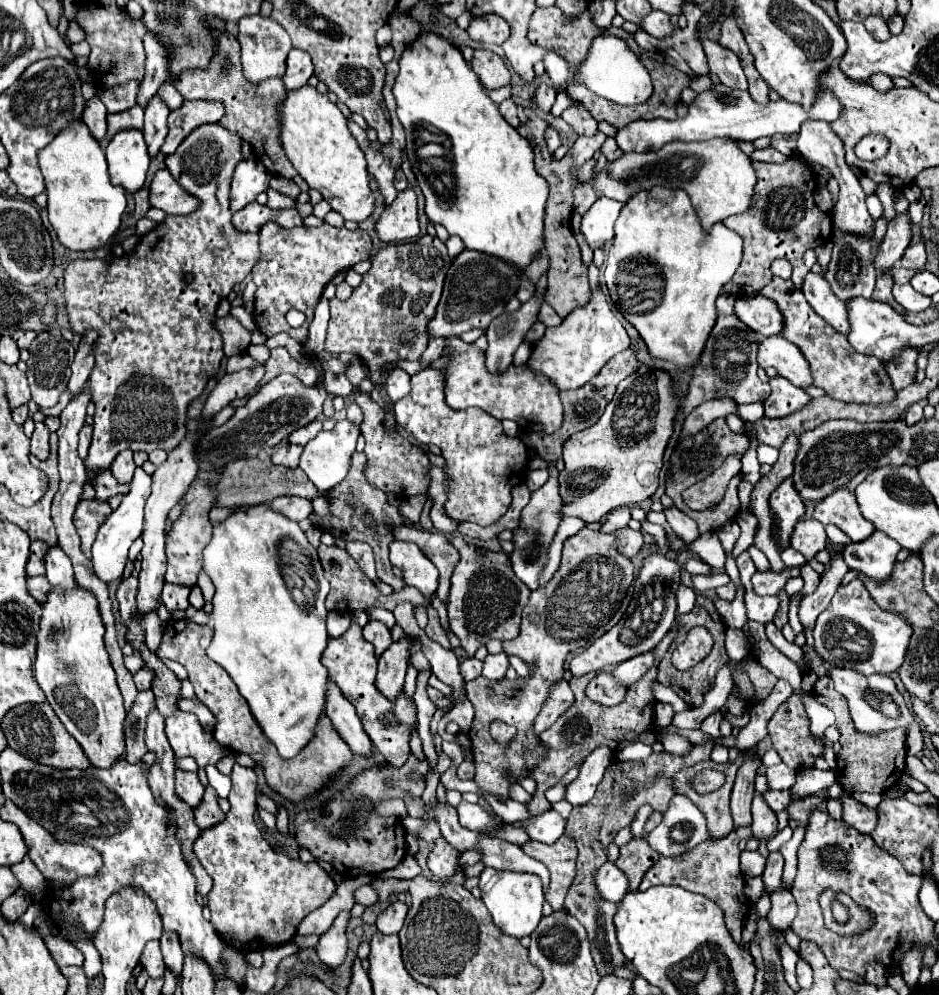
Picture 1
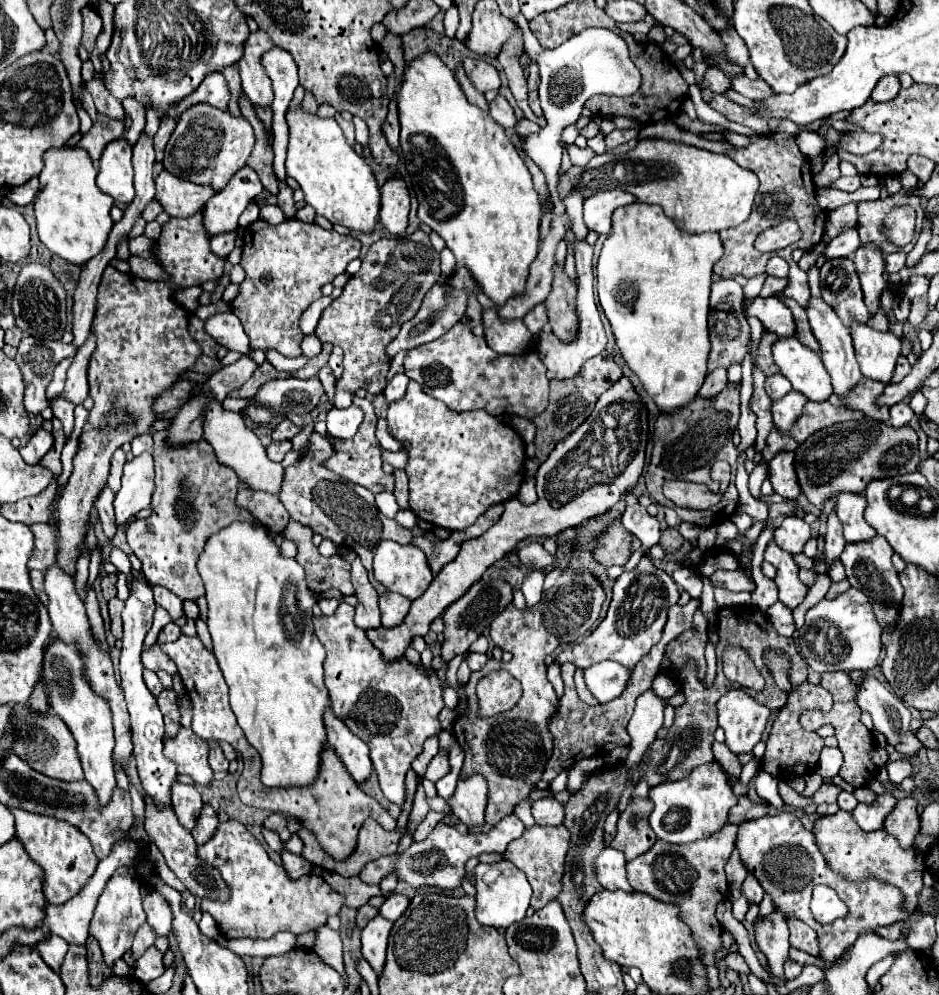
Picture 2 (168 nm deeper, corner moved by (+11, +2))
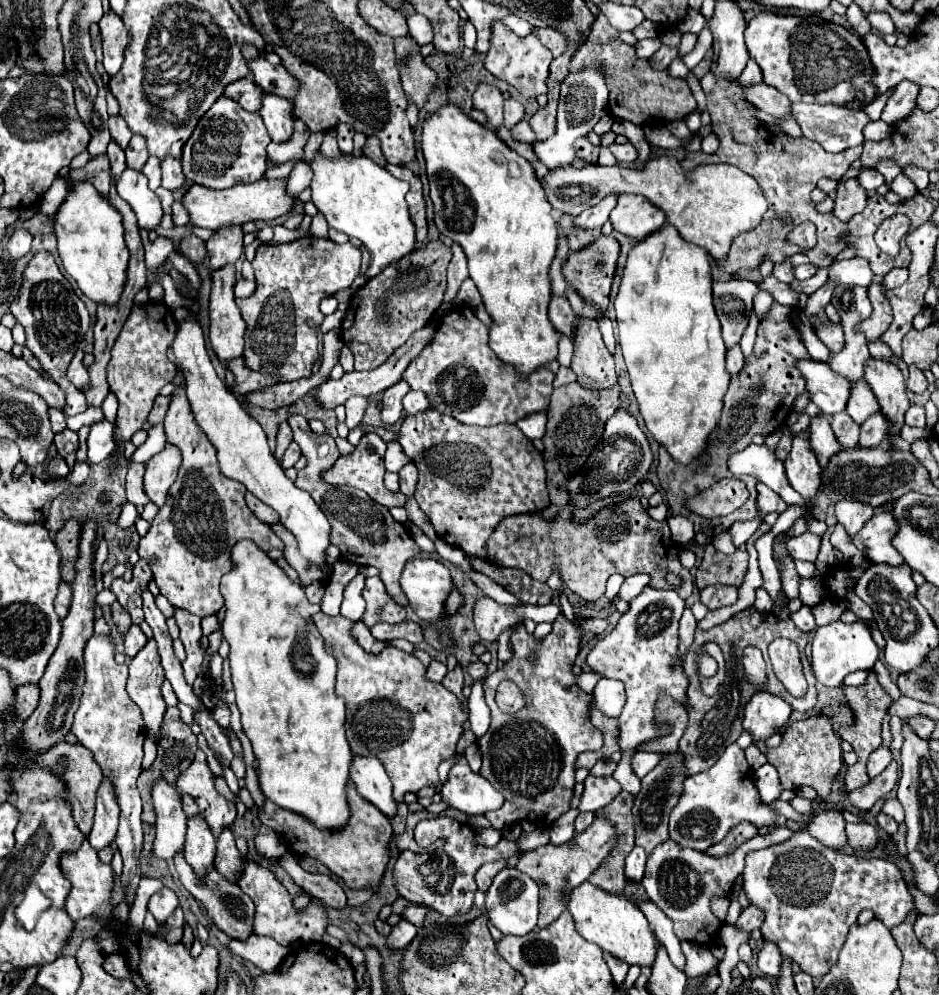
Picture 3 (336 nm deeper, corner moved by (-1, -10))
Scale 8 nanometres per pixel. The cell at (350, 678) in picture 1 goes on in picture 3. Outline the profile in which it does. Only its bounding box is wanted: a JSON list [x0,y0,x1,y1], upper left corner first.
[311,612,467,802]

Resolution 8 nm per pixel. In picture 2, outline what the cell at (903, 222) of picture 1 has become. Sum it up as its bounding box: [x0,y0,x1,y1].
[853,244,887,316]

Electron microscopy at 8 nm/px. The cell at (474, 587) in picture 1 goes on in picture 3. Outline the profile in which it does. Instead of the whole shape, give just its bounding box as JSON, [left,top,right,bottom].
[441,666,469,712]

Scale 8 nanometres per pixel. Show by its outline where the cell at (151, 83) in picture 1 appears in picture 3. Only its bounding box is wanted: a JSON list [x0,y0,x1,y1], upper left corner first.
[127,136,149,170]

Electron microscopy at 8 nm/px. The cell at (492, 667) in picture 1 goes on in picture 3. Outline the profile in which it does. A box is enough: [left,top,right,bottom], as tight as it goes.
[467,660,487,680]

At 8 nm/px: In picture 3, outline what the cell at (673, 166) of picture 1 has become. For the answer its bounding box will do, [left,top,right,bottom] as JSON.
[541,156,767,260]

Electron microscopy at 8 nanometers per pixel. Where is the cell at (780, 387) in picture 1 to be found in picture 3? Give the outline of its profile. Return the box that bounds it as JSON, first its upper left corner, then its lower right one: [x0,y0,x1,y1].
[809,416,843,468]

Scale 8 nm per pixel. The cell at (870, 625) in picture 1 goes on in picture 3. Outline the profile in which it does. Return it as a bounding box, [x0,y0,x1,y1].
[811,620,879,688]

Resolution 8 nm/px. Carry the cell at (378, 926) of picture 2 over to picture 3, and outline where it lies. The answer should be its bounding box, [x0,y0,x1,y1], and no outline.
[387,920,417,948]

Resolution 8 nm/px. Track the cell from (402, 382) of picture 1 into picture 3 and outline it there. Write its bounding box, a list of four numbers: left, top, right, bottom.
[403,392,429,414]

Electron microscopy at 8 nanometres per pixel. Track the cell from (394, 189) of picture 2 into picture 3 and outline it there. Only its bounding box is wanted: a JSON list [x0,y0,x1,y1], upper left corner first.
[385,164,427,242]

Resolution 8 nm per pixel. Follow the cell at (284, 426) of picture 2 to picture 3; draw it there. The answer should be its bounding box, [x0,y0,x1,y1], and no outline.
[275,422,293,460]

